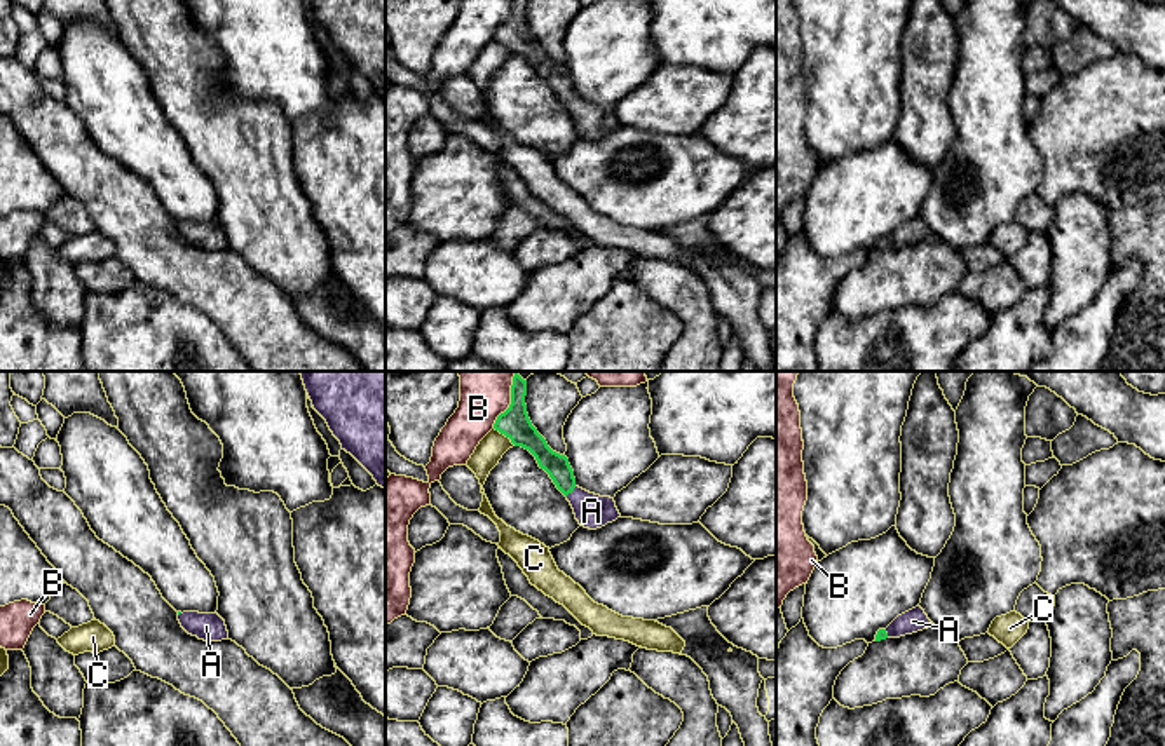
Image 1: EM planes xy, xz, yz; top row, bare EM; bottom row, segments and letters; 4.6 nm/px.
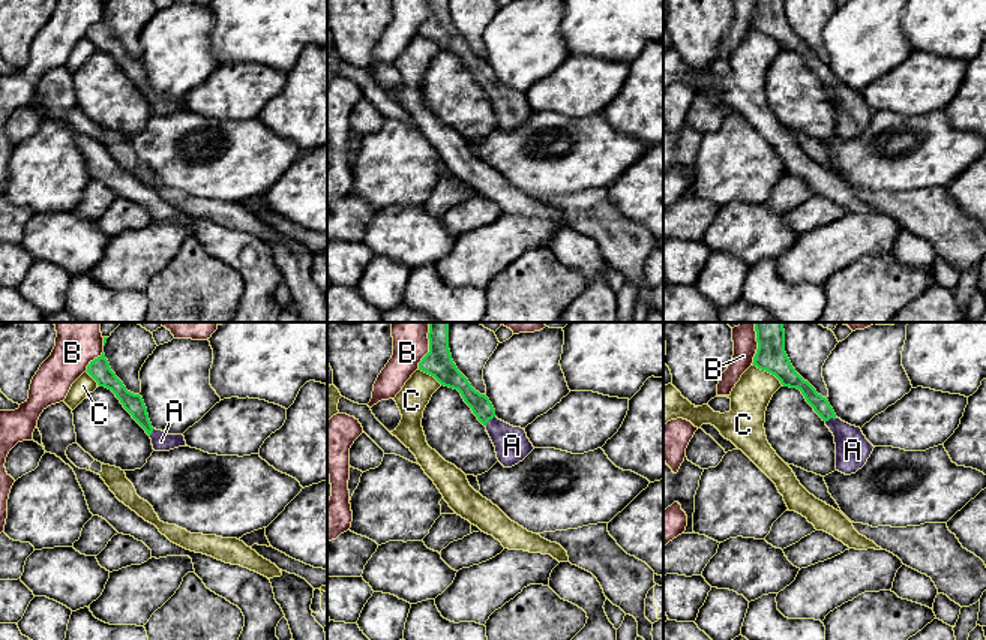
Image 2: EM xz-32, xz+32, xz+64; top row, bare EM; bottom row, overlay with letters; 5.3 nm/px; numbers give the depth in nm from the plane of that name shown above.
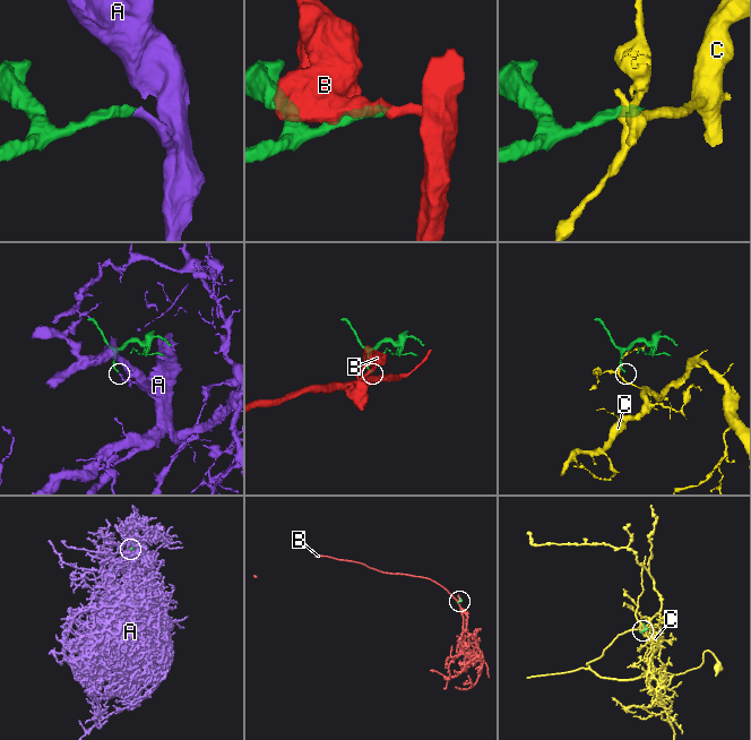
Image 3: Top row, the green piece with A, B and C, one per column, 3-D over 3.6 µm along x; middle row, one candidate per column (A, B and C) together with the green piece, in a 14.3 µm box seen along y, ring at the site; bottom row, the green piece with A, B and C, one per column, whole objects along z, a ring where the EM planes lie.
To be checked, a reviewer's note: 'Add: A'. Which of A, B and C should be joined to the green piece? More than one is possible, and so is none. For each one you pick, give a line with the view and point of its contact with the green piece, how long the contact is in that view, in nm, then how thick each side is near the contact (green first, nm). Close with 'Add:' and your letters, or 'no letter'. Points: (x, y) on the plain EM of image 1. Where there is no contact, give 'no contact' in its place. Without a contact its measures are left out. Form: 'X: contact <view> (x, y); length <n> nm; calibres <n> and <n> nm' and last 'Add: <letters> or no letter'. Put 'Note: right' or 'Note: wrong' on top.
Note: right
A: contact xz (571, 101); length 70 nm; calibres 110 and 160 nm
Add: A

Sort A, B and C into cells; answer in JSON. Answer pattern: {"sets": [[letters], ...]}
{"sets": [["A"], ["B"], ["C"]]}

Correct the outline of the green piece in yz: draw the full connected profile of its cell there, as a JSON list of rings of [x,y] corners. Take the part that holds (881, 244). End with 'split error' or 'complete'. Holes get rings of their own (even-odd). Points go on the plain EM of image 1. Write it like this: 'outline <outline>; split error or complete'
outline [[[916,216],[902,225],[898,225],[886,239],[879,239],[875,244],[875,251],[886,248],[900,248],[905,244],[912,244],[923,239],[931,237],[933,232],[928,228],[921,216]]]; split error

